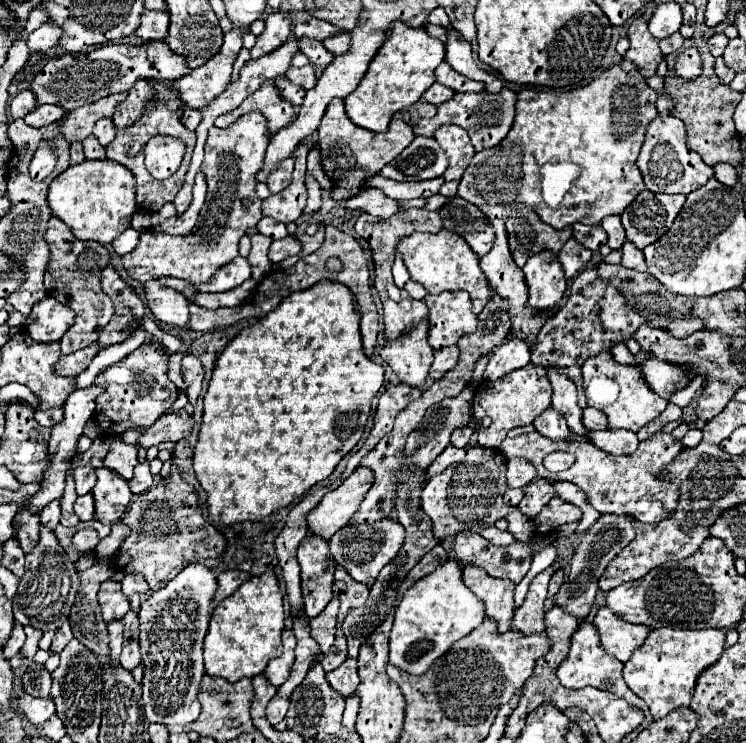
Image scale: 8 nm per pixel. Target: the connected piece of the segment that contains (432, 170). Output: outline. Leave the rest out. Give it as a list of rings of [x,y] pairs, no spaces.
[[[416,137],[380,175],[394,181],[424,181],[444,175],[446,169],[448,159],[436,139]]]

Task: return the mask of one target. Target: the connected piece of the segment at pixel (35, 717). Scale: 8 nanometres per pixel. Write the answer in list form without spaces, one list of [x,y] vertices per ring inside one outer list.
[[[24,691],[16,697],[16,705],[26,715],[26,719],[34,725],[42,725],[44,721],[48,721],[54,715],[52,699],[34,699]]]

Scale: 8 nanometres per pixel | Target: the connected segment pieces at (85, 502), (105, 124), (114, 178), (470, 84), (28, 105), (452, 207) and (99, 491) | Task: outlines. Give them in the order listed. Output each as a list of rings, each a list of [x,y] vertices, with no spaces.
[[[90,493],[78,497],[76,503],[74,503],[74,513],[80,517],[80,521],[90,521],[92,519],[92,509],[94,509],[94,505],[92,505],[92,495]]]
[[[104,117],[100,119],[96,125],[94,125],[94,137],[100,141],[100,145],[108,145],[114,137],[116,137],[116,127],[112,123],[110,117]]]
[[[84,161],[68,167],[60,177],[50,183],[48,205],[52,215],[62,219],[80,241],[98,241],[110,245],[122,231],[130,227],[132,213],[136,211],[134,177],[124,165],[114,161]]]
[[[446,61],[440,63],[440,67],[436,67],[436,79],[438,79],[438,83],[442,83],[442,85],[454,89],[454,91],[462,91],[462,93],[466,93],[466,91],[476,91],[476,93],[484,91],[484,85],[456,73]]]
[[[22,89],[12,101],[10,101],[10,119],[16,121],[16,119],[24,119],[34,107],[34,97],[30,93],[30,89]]]
[[[452,197],[448,205],[440,209],[444,227],[466,239],[474,253],[486,255],[496,239],[496,233],[486,215],[472,203],[460,197]]]
[[[96,469],[98,475],[98,483],[92,489],[94,495],[94,519],[104,523],[104,525],[112,525],[116,521],[122,519],[122,515],[128,509],[128,503],[132,499],[132,491],[130,485],[122,479],[116,477],[116,473],[112,473],[110,469]]]

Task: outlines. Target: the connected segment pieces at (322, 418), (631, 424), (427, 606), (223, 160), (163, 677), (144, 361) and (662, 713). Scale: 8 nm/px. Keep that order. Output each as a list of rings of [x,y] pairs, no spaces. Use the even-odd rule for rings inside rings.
[[[320,281],[318,285],[312,285],[306,291],[296,291],[290,293],[290,297],[282,299],[282,303],[264,315],[256,325],[242,329],[224,349],[220,355],[220,361],[216,361],[216,369],[210,379],[208,393],[204,397],[204,417],[202,417],[202,427],[198,435],[198,443],[194,449],[194,471],[208,493],[208,509],[210,509],[210,519],[214,523],[222,525],[232,525],[240,521],[258,521],[262,517],[268,517],[270,513],[288,507],[292,501],[302,497],[310,487],[316,483],[328,479],[334,471],[334,467],[340,463],[344,455],[348,455],[358,441],[364,435],[364,427],[370,415],[372,399],[380,391],[384,383],[384,369],[382,365],[374,363],[368,359],[362,351],[362,339],[360,339],[360,311],[356,309],[352,291],[348,291],[342,283],[338,281]]]
[[[610,351],[598,353],[584,361],[582,365],[582,377],[584,377],[584,391],[588,405],[594,409],[600,409],[608,417],[608,429],[628,429],[638,431],[644,427],[652,417],[658,417],[666,409],[666,401],[658,397],[644,381],[642,371],[638,365],[622,365],[618,363]]]
[[[448,559],[430,575],[418,579],[396,607],[394,627],[390,631],[390,663],[412,675],[424,673],[454,641],[472,633],[484,619],[482,599],[464,585],[462,567],[454,559]]]
[[[252,111],[232,123],[228,129],[212,127],[206,139],[206,155],[202,169],[208,181],[208,195],[198,215],[198,225],[188,237],[174,237],[156,231],[140,233],[134,251],[122,257],[128,275],[140,283],[160,277],[184,279],[188,283],[204,283],[224,263],[238,255],[238,239],[262,219],[262,199],[256,195],[256,175],[264,165],[268,147],[268,129],[260,113]]]
[[[192,563],[168,581],[166,587],[144,599],[136,613],[140,623],[140,655],[144,663],[142,699],[150,723],[186,725],[196,721],[196,715],[200,713],[198,689],[206,675],[202,643],[208,631],[216,589],[218,581],[214,571],[202,563]],[[168,625],[176,625],[178,629],[170,631]]]
[[[144,343],[122,361],[102,369],[94,379],[94,385],[104,389],[104,393],[96,397],[94,421],[106,433],[106,437],[120,437],[128,429],[136,427],[152,427],[156,419],[166,415],[172,403],[178,399],[178,389],[168,379],[168,351],[160,343]]]
[[[654,629],[630,661],[624,663],[624,681],[648,703],[654,719],[666,717],[672,709],[690,705],[696,677],[720,659],[724,641],[724,631],[718,629]]]

